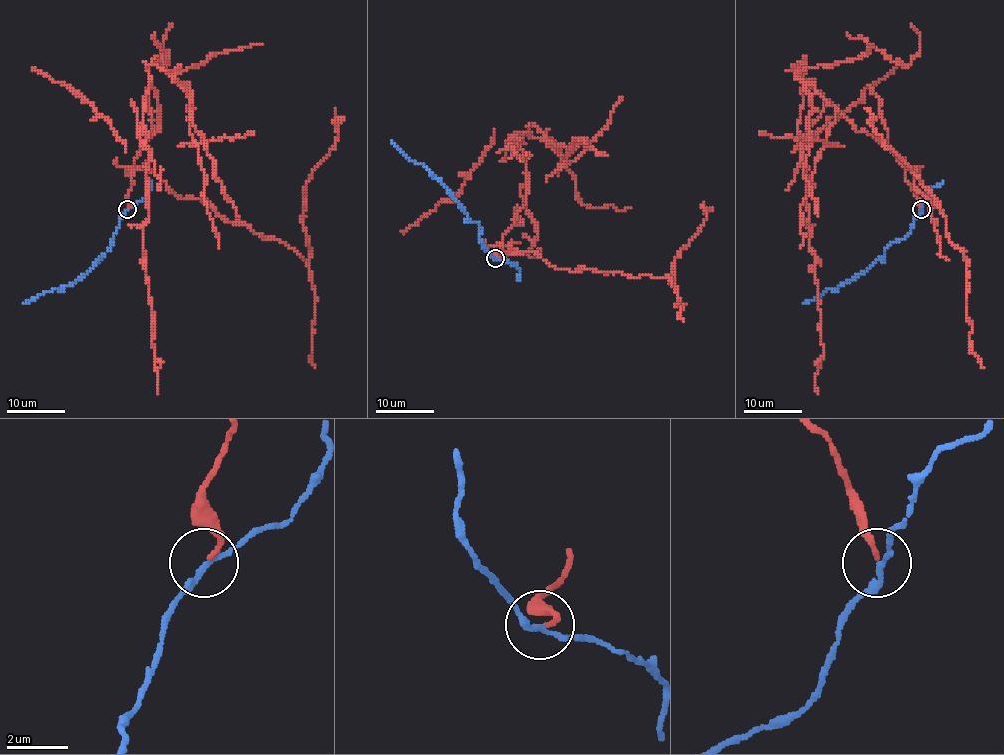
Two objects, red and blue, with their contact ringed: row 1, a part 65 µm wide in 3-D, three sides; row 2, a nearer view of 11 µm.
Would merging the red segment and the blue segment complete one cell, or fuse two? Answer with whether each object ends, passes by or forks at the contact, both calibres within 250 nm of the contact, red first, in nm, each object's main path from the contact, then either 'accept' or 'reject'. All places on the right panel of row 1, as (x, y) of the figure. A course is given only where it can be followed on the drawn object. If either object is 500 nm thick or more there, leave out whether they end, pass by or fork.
red ends there; blue passes by; 150 nm thick on the red side, 160 nm on the other; red runs (920, 208), (885, 144), (805, 81), (796, 133), (824, 349), (817, 394); blue runs (920, 209), (910, 233), (888, 246), (881, 259), (804, 304); reject

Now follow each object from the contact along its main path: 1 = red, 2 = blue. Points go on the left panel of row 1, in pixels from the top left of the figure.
1: (127, 208), (135, 158), (158, 125), (151, 81), (142, 115), (151, 152), (143, 250), (158, 394)
2: (127, 209), (111, 238), (111, 246), (86, 273), (63, 288), (43, 292), (22, 304)

